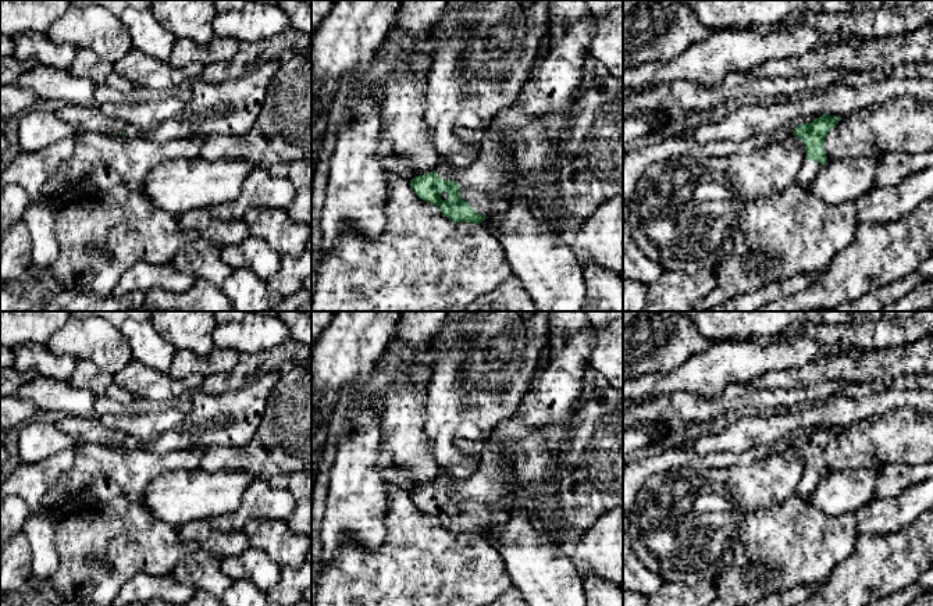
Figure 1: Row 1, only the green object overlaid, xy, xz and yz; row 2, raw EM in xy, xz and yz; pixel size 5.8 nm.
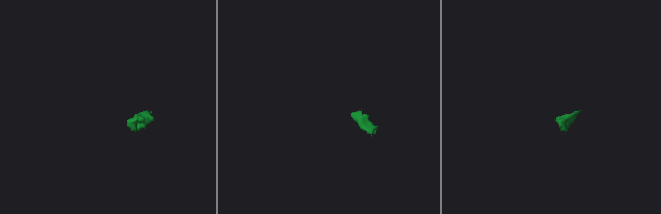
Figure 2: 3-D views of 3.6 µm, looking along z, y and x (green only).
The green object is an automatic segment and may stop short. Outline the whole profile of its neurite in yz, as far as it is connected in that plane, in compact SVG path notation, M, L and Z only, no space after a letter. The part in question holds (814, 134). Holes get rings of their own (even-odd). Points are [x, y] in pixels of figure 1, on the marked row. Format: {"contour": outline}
{"contour": "M823 114L809 124L795 126L793 135L800 138L805 145L804 163L795 178L797 185L808 189L819 170L827 163L825 139L836 128L838 121L838 117Z"}

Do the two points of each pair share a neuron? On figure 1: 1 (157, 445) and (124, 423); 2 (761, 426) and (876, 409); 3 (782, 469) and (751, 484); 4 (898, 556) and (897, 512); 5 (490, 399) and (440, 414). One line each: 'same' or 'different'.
1: different
2: same
3: same
4: different
5: same

